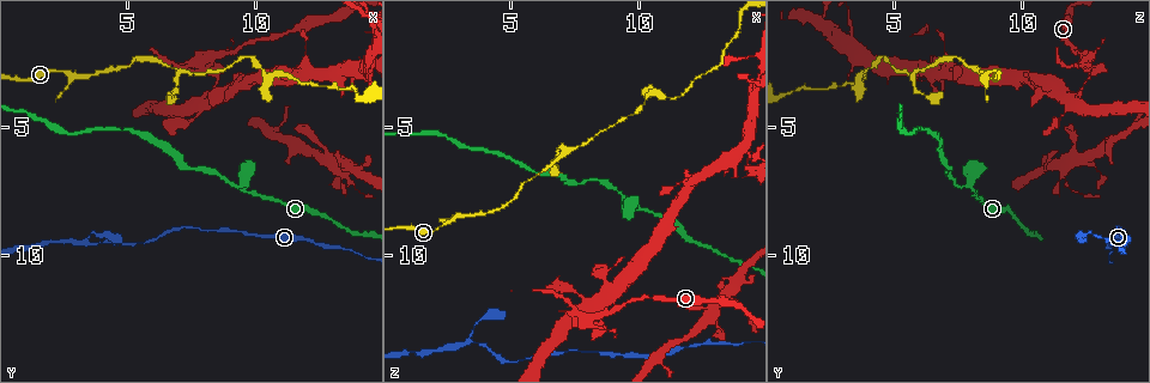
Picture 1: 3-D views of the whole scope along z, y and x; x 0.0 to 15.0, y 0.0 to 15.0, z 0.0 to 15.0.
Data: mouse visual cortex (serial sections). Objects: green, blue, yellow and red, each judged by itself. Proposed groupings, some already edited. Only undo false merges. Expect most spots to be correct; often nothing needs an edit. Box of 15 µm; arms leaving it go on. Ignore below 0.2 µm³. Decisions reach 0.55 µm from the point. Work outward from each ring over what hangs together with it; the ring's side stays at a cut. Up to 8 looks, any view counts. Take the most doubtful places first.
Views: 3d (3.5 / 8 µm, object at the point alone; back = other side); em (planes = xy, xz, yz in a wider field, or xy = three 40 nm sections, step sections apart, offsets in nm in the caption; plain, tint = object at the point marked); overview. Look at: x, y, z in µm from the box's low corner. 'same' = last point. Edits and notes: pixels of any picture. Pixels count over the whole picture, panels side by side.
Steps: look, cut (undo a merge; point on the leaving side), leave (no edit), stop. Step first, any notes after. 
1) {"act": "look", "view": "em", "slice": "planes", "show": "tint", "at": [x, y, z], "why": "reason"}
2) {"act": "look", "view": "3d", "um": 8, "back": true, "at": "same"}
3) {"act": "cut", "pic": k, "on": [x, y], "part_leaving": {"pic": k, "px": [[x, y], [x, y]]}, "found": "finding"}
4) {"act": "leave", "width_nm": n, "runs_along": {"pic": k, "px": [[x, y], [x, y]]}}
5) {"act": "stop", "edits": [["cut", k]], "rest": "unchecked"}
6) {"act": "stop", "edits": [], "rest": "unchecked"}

{"act": "look", "view": "3d", "um": 3.5, "at": [8.5, 2.9, 12.7], "why": "abrupt turn"}

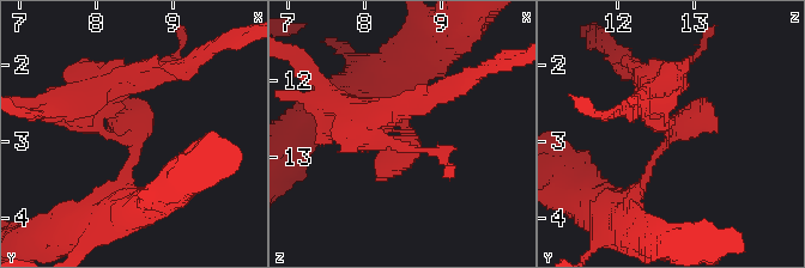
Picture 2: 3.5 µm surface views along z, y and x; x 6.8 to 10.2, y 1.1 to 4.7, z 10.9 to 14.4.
{"act": "look", "view": "em", "slice": "xy", "step": 5, "show": "tint", "at": [8.40, 2.90, 12.70], "why": "need the tissue"}

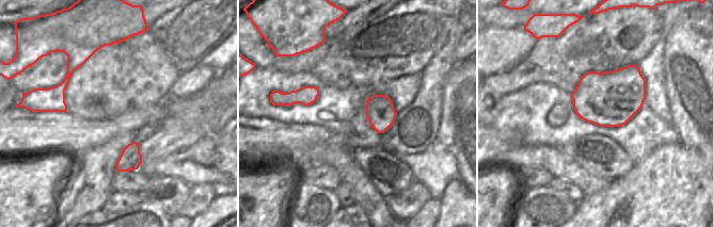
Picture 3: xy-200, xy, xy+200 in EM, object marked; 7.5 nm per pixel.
{"act": "look", "view": "em", "slice": "xy", "step": 1, "show": "tint", "at": "same"}

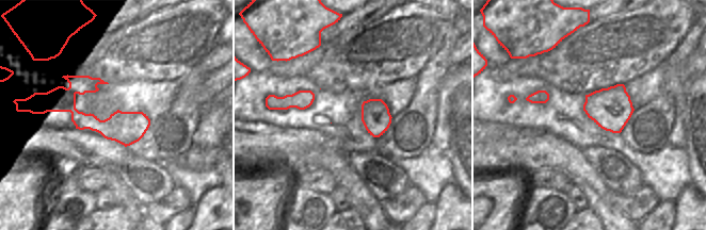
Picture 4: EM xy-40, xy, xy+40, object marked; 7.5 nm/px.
{"act": "cut", "pic": 2, "on": [416, 145], "border": {"pic": 4, "px": [[58, 86], [75, 95]]}, "found": "two cells meet here"}

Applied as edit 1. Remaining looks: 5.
{"act": "look", "view": "em", "slice": "xy", "step": 5, "show": "tint", "at": [9.4, 7.5, 8.1], "why": "arms part here"}

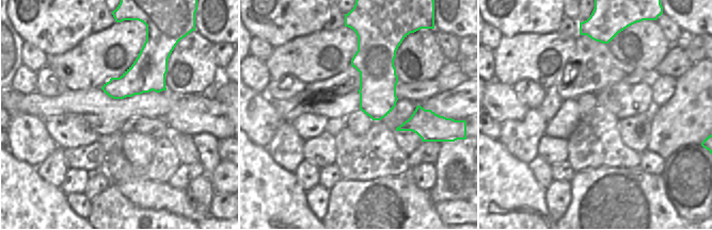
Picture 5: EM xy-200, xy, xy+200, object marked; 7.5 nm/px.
{"act": "look", "view": "3d", "um": 3.5, "at": "same"}

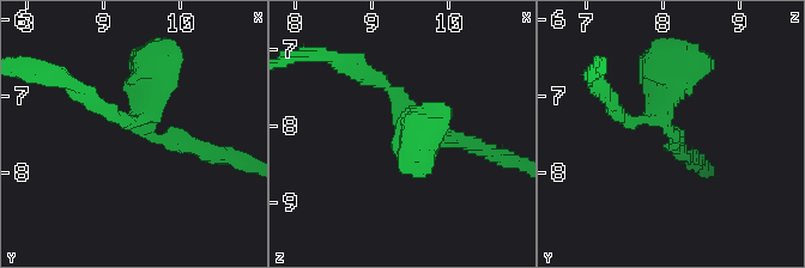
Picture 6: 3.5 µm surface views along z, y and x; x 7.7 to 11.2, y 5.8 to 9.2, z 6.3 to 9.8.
{"act": "leave", "runs_along": {"pic": 6, "px": [[210, 153], [96, 105]]}, "found": "continuous, no second cell"}

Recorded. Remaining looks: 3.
{"act": "look", "view": "3d", "um": 8, "at": [10.2, 2.8, 4.0], "why": "sharp bend"}

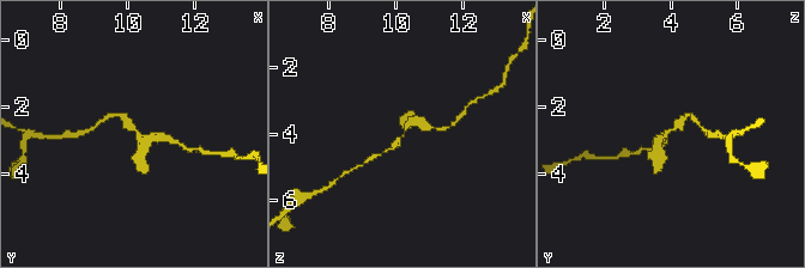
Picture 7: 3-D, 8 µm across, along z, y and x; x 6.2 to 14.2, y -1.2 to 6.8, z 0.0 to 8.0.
{"act": "look", "view": "3d", "um": 3.5, "at": [10.2, 2.7, 3.9]}

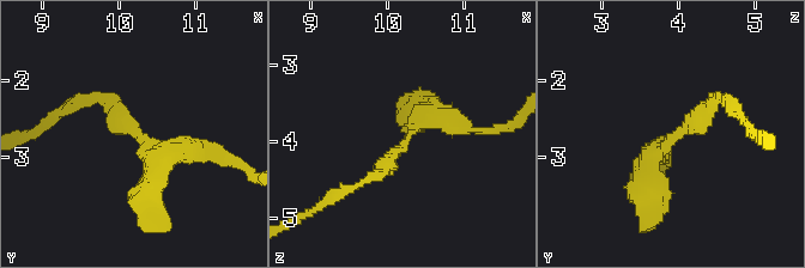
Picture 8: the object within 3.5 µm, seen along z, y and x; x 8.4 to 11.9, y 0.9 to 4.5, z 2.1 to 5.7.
{"act": "look", "view": "em", "slice": "xy", "step": 2, "show": "tint", "at": [10.25, 2.75, 3.95]}

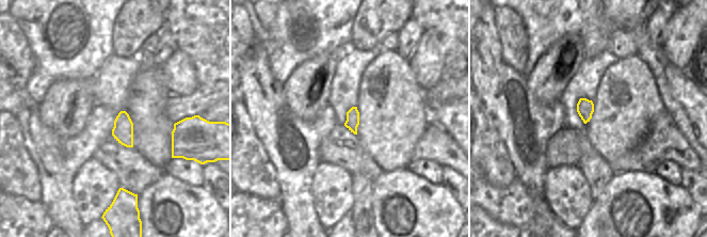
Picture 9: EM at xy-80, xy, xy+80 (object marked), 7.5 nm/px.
{"act": "leave", "runs_along": {"pic": 8, "px": [[94, 98], [145, 150], [204, 153]]}, "found": "one cell here"}

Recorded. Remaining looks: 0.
{"act": "stop", "edits": [["cut", 2]], "rest": "unchecked"}

